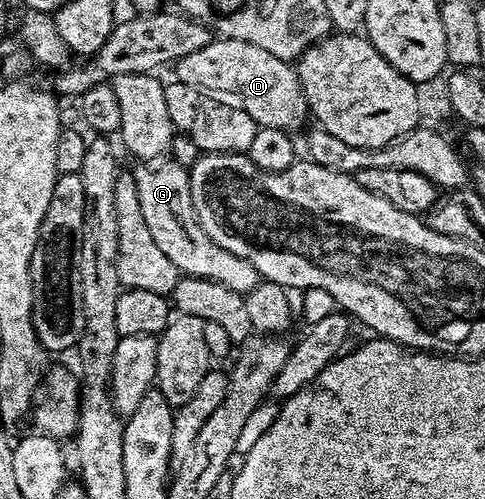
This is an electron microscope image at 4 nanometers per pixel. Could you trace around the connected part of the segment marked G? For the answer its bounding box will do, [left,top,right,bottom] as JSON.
[132,162,260,294]

